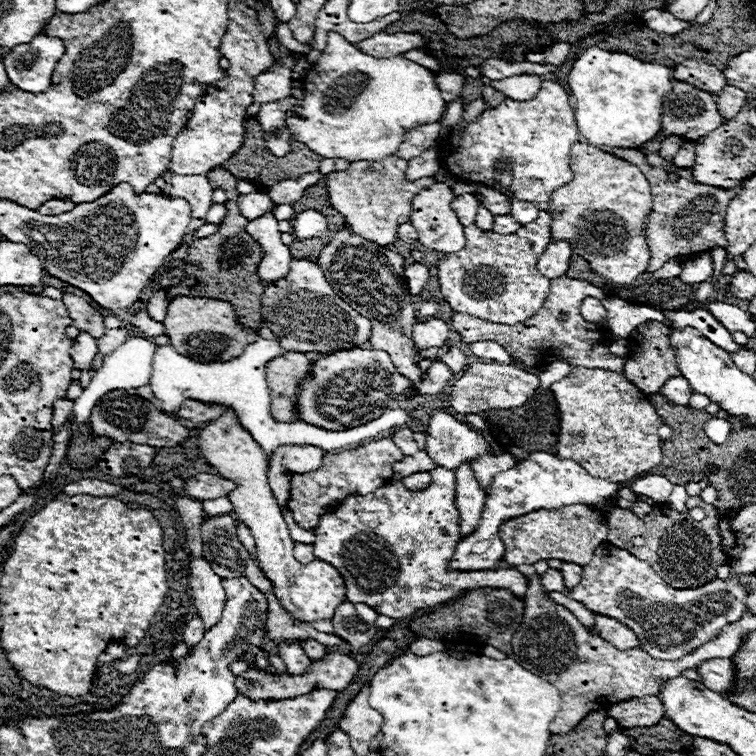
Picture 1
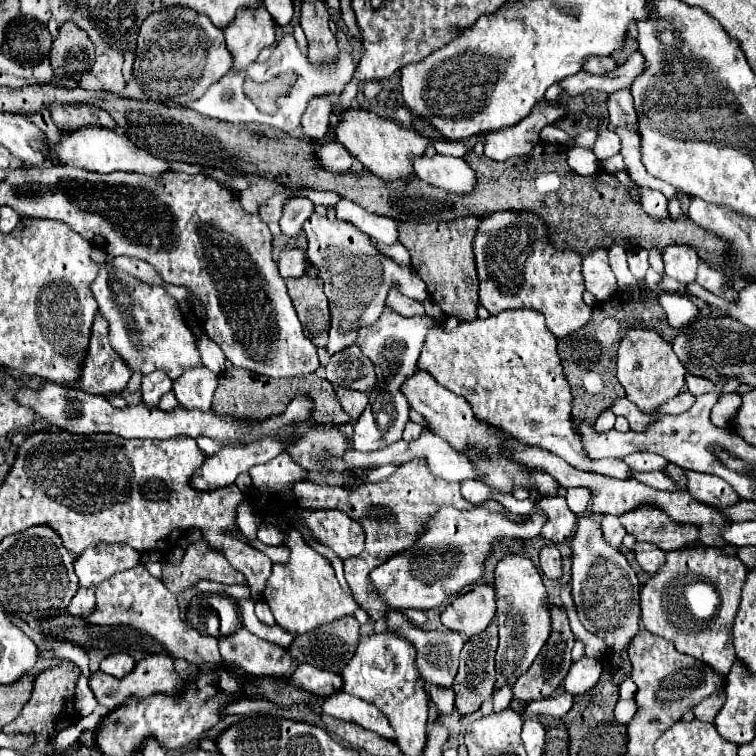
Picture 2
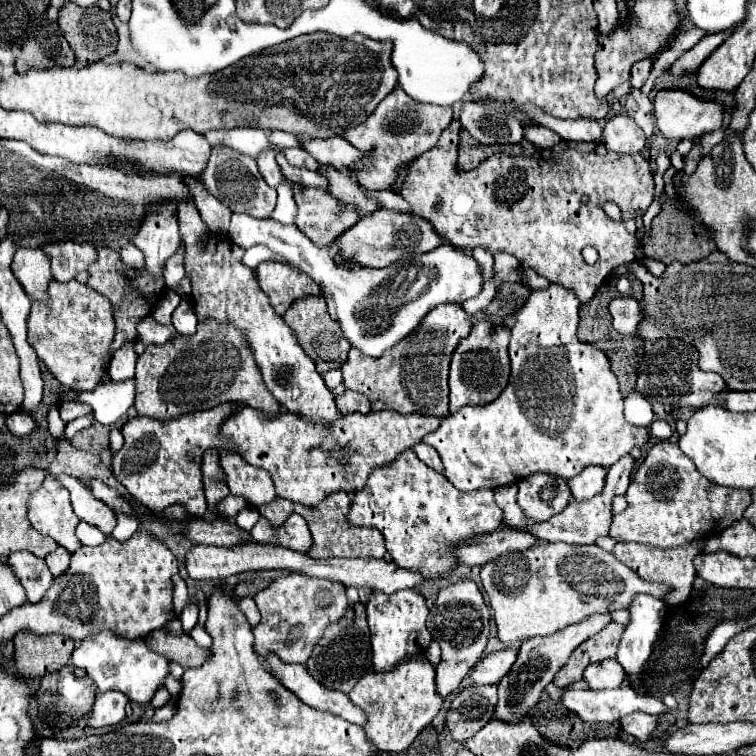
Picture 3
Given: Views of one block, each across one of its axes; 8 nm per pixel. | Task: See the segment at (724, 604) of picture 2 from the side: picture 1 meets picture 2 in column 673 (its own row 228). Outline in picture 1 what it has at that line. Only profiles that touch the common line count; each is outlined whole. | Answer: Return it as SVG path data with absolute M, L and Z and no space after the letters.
M576 142L570 154L574 180L554 190L550 198L552 240L570 240L572 252L590 262L592 270L616 284L628 284L646 272L650 248L642 234L644 218L652 210L646 176L626 160L596 146Z

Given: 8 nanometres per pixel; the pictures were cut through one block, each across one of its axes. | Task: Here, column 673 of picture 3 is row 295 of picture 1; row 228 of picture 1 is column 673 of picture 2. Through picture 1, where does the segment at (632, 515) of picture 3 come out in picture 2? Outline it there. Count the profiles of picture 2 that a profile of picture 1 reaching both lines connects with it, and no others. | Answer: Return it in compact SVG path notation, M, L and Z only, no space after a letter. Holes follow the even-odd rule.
M670 464L670 466L666 466L662 472L664 472L664 474L668 474L668 476L678 484L678 488L680 488L680 490L686 490L686 474L684 474L684 470L680 470L678 466ZM640 506L640 510L620 516L620 520L636 540L652 542L666 552L680 550L700 538L700 530L694 524L676 522L656 506Z

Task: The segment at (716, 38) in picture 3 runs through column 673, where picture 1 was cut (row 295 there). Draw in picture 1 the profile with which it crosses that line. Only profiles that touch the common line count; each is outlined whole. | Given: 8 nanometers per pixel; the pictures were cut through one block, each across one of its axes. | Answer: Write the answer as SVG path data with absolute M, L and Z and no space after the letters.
M64 294L62 302L66 304L66 310L68 310L70 318L74 320L76 328L92 334L94 338L100 338L104 334L104 318L86 300L82 300L74 294Z

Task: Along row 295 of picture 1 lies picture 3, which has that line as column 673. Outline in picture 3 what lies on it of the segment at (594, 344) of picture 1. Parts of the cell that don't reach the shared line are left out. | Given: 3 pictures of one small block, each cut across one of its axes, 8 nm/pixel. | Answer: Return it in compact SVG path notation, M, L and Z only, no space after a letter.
M620 542L620 544L616 544L612 554L620 562L630 566L641 579L650 583L669 585L672 590L665 596L664 602L669 606L675 606L686 602L690 596L692 580L696 576L692 560L700 552L702 552L702 542L692 542L688 546L678 546L678 548L668 548L668 550L660 550L660 548L644 546L644 544L634 544L634 542Z

